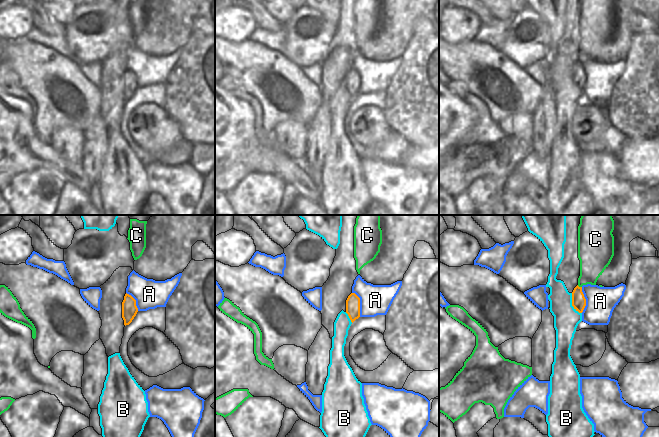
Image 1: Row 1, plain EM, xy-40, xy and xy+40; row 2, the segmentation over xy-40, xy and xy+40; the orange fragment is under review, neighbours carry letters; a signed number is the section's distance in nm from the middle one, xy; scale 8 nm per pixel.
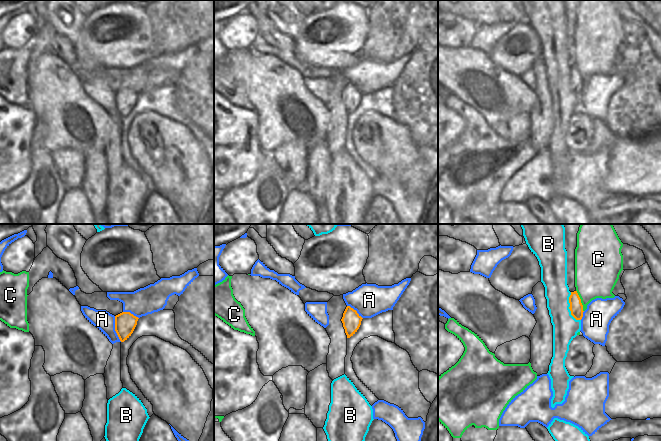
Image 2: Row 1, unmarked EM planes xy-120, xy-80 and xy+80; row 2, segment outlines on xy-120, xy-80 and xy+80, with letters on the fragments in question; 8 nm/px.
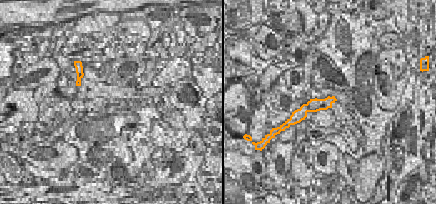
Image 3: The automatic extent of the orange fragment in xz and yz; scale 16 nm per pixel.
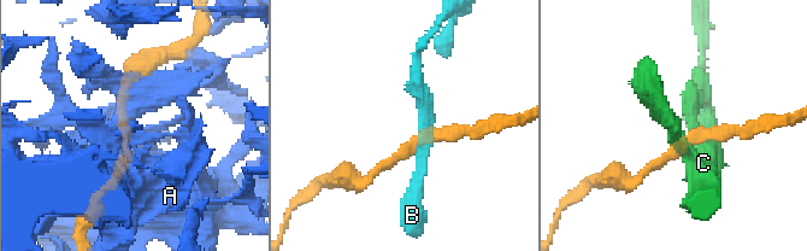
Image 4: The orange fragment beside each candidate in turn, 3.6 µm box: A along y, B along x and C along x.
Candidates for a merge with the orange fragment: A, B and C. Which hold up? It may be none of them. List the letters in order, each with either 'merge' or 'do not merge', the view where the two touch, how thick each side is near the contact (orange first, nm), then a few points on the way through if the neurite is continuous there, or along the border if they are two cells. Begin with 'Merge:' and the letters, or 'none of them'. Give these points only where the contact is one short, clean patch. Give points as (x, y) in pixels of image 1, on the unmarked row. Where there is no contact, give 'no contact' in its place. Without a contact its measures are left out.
Merge: none of them
A: do not merge; meets orange in xy; 110 nm thick on the orange side, 240 nm on the other
B: do not merge; meets orange in xy+40; 110 nm thick on the orange side, 200 nm on the other; border along xy+40 (571, 69), (571, 80), (581, 89)
C: do not merge; meets orange in xy+40; 110 nm thick on the orange side, 220 nm on the other

